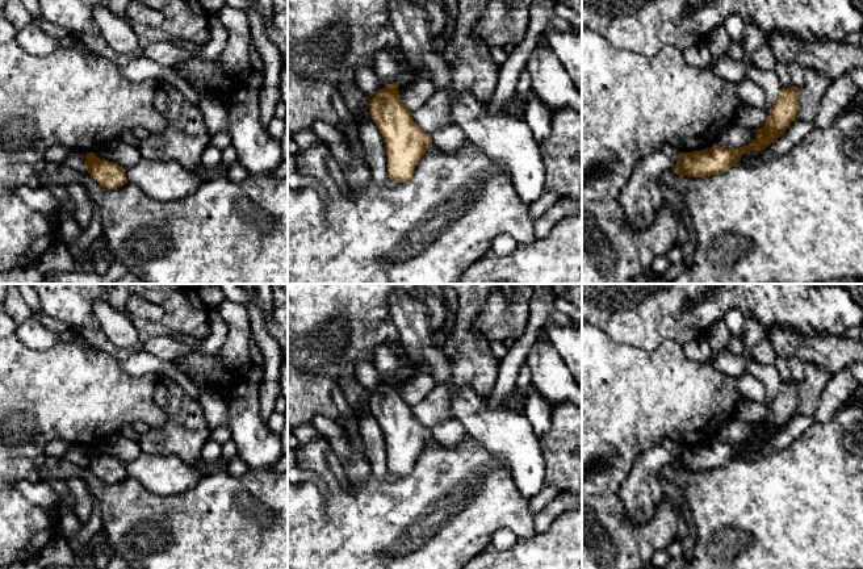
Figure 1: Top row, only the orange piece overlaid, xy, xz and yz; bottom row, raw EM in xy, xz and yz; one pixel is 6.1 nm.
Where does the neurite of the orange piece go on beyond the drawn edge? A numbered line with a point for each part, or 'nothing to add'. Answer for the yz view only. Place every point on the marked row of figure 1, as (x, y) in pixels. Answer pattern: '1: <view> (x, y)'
1: yz (641, 197)

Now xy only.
nothing to add

